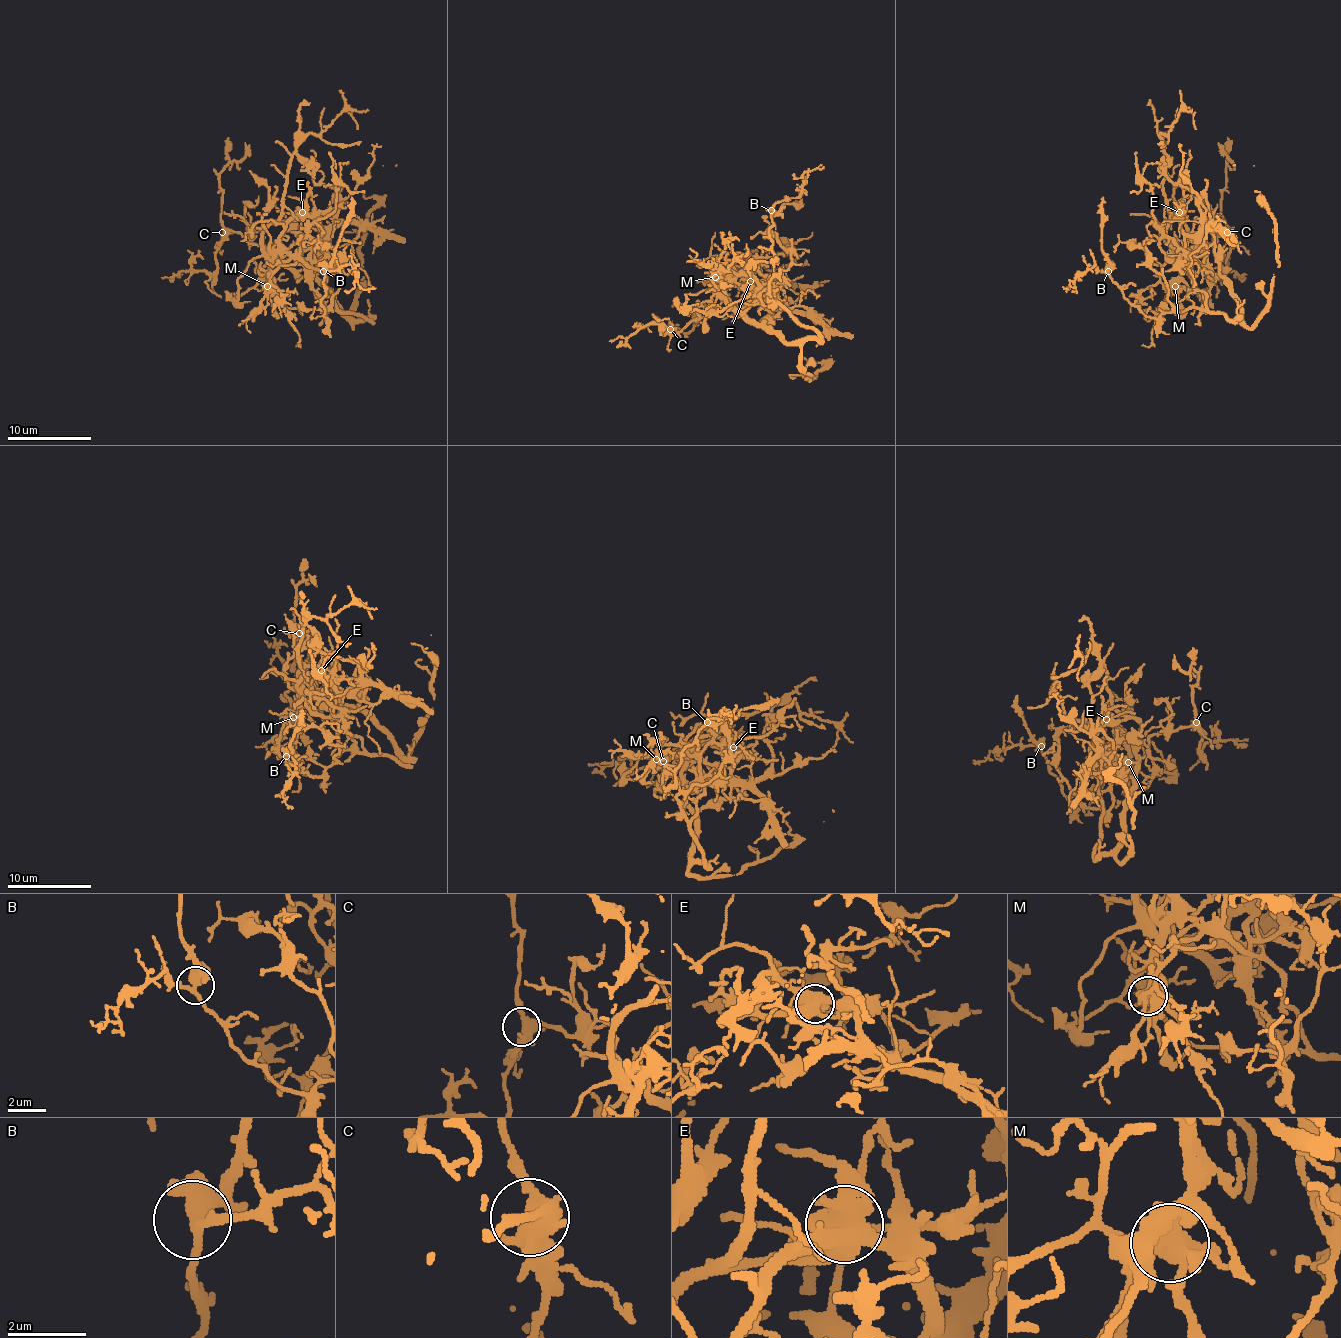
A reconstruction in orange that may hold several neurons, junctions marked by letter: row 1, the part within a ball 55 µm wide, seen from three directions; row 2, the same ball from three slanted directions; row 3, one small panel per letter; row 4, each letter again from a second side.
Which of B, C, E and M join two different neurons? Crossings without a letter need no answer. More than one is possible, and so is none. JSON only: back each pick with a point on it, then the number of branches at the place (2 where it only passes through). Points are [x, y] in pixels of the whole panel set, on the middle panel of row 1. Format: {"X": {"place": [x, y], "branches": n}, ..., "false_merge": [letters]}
{"E": {"place": [750, 281], "branches": 5}, "M": {"place": [715, 277], "branches": 4}, "false_merge": ["E", "M"]}

